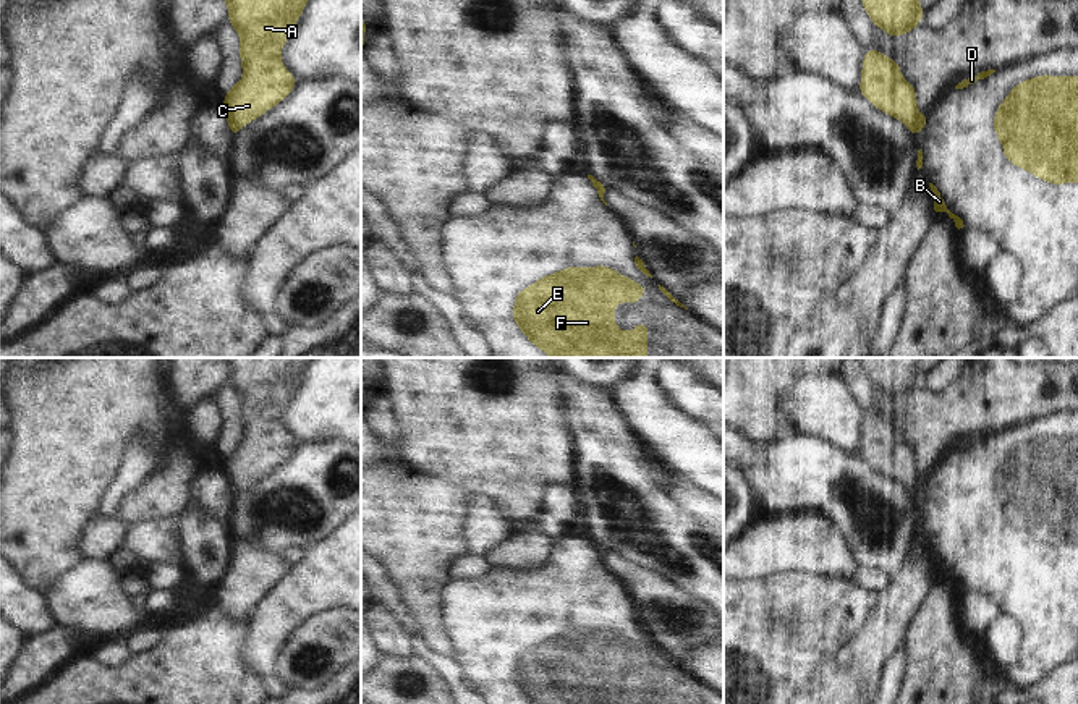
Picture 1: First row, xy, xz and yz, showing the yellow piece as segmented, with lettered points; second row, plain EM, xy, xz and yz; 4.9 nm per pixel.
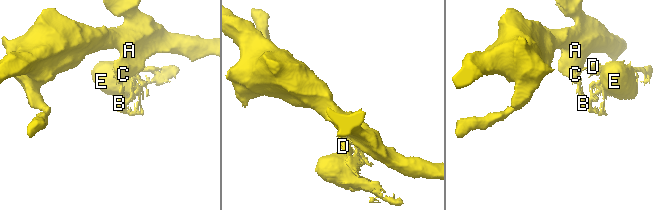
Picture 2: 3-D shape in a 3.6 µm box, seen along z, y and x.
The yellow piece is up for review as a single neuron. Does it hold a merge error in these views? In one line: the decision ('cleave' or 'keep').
cleave

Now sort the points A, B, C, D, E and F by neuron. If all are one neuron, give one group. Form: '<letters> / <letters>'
A C / B D E F

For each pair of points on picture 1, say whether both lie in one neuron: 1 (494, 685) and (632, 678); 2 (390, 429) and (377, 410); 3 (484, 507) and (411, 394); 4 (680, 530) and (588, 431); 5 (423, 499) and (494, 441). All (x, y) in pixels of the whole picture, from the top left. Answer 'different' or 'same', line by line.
1: same
2: same
3: different
4: same
5: different

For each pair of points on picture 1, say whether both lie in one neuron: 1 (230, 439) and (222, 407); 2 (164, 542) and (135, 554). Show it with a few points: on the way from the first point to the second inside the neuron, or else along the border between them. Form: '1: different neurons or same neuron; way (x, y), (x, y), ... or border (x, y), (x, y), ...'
1: same neuron; way (230, 431), (229, 415)
2: same neuron; way (157, 542), (146, 542), (141, 547)

